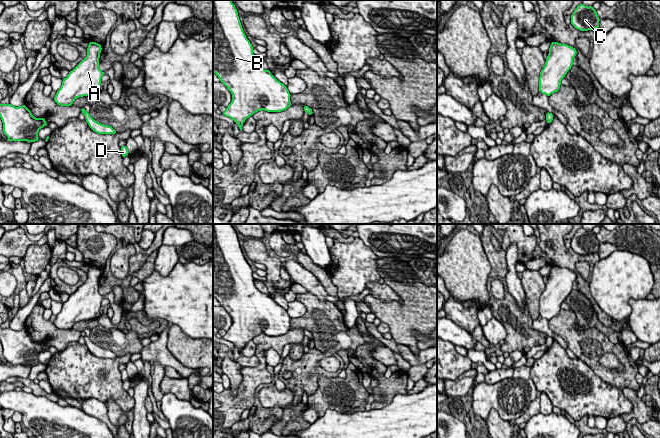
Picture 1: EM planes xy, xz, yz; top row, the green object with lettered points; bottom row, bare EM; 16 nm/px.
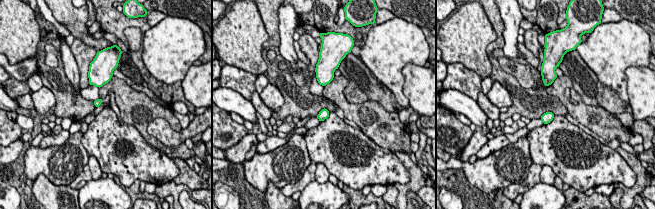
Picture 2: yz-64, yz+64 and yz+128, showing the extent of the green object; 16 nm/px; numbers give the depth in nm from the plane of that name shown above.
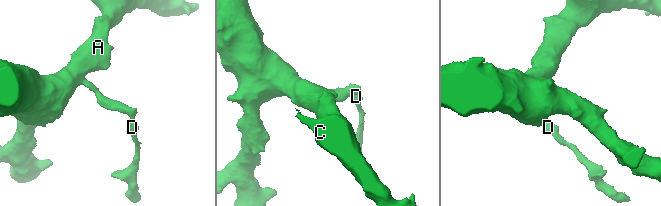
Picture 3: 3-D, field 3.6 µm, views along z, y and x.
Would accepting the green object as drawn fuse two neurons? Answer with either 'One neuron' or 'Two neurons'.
One neuron

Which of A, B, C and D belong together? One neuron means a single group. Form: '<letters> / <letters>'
A B C D

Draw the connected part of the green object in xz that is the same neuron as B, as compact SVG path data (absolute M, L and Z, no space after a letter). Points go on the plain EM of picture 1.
M213 224L213 296L232 318L232 325L222 338L237 347L242 355L242 349L254 337L265 334L267 336L281 336L291 330L287 310L278 305L270 294L262 293L254 284L253 271L247 263L237 233L231 224Z

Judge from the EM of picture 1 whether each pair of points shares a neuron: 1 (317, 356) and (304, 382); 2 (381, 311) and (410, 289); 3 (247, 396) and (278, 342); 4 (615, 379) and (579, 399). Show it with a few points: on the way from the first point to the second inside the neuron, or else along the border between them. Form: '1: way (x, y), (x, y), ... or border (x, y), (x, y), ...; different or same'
1: way (311, 362), (306, 368), (305, 376); same
2: way (390, 311), (397, 311), (410, 298); same
3: way (251, 380), (260, 371), (262, 349); same
4: border (590, 368), (603, 380), (621, 390); different

